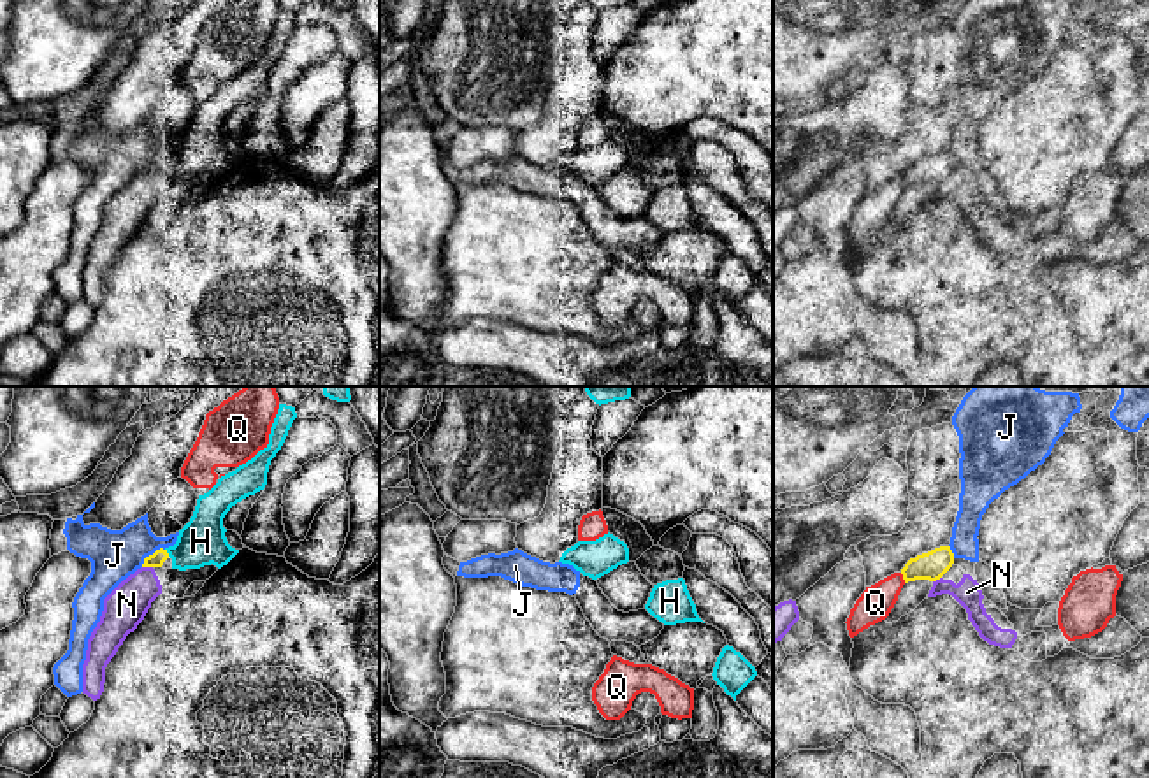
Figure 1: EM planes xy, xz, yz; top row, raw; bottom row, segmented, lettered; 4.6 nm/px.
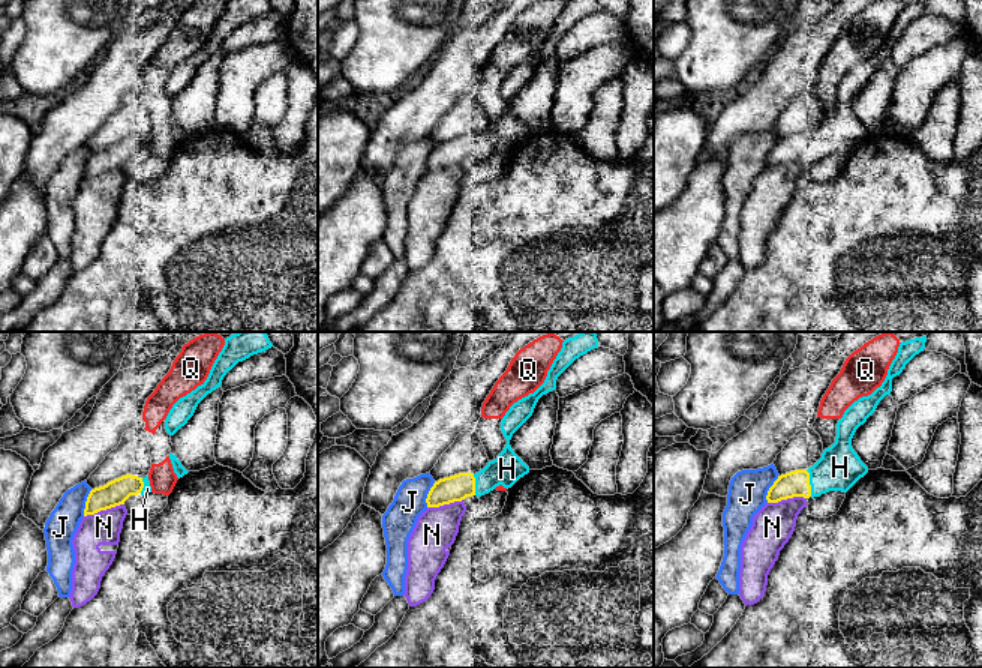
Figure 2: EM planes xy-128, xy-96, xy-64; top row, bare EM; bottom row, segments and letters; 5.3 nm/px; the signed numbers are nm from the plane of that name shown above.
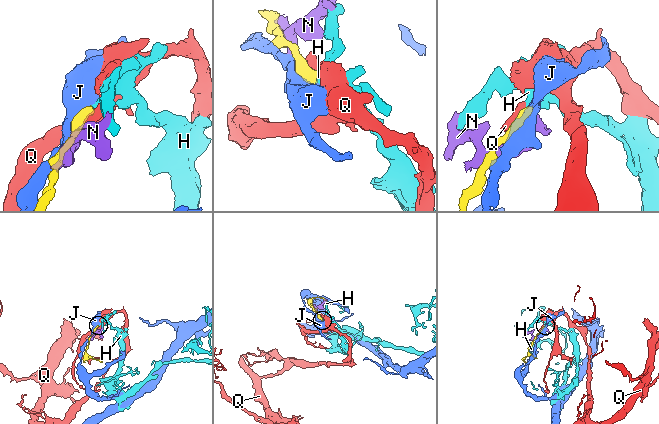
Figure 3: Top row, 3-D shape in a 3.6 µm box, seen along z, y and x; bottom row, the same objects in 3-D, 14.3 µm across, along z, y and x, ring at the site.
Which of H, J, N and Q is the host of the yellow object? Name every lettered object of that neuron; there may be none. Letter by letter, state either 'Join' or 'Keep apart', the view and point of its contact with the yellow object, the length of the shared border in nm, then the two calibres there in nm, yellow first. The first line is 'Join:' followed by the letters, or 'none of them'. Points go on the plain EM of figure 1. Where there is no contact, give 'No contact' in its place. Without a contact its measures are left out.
Join: H
H: Join. Touches yellow at xy (166, 158). Shared border 40 nm. Thickness 70 nm (yellow) against 220 nm
J: Keep apart. Touches yellow at xy (150, 162). Shared border 140 nm. Thickness 70 nm (yellow) against 220 nm
N: Keep apart. Touches yellow at xy (148, 172). Shared border 50 nm. Thickness 70 nm (yellow) against 190 nm
Q: Keep apart. Touches yellow at yz (903, 185). Shared border 50 nm. Thickness 130 nm (yellow) against 160 nm

